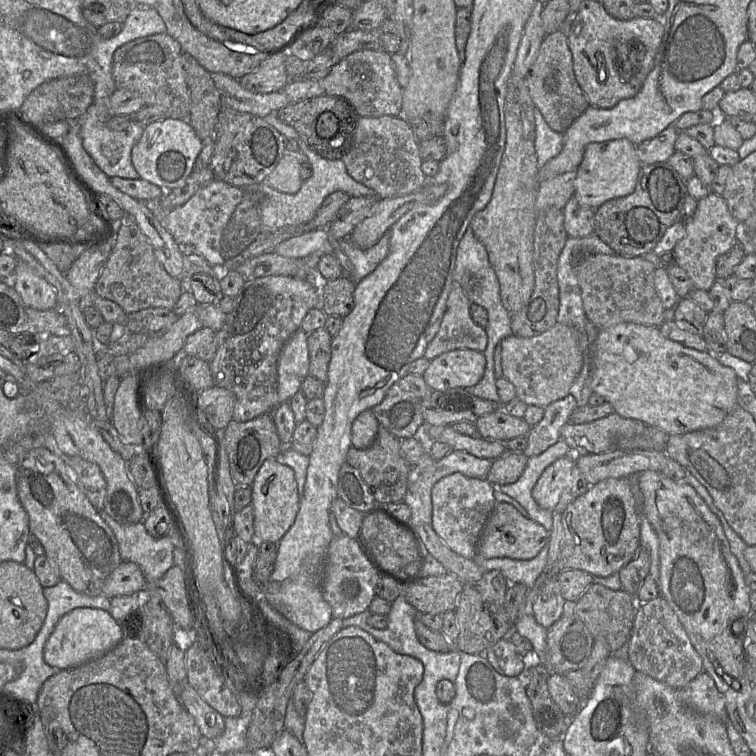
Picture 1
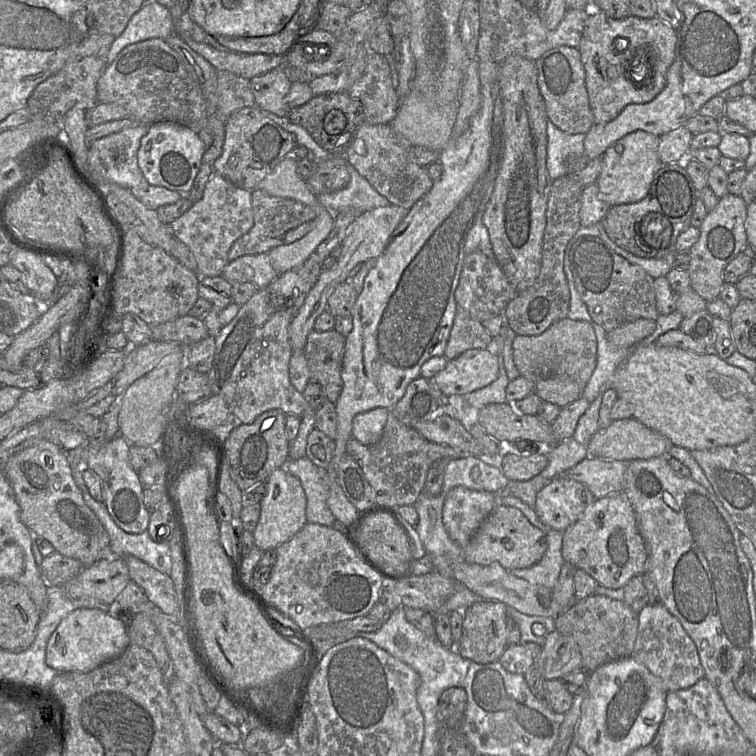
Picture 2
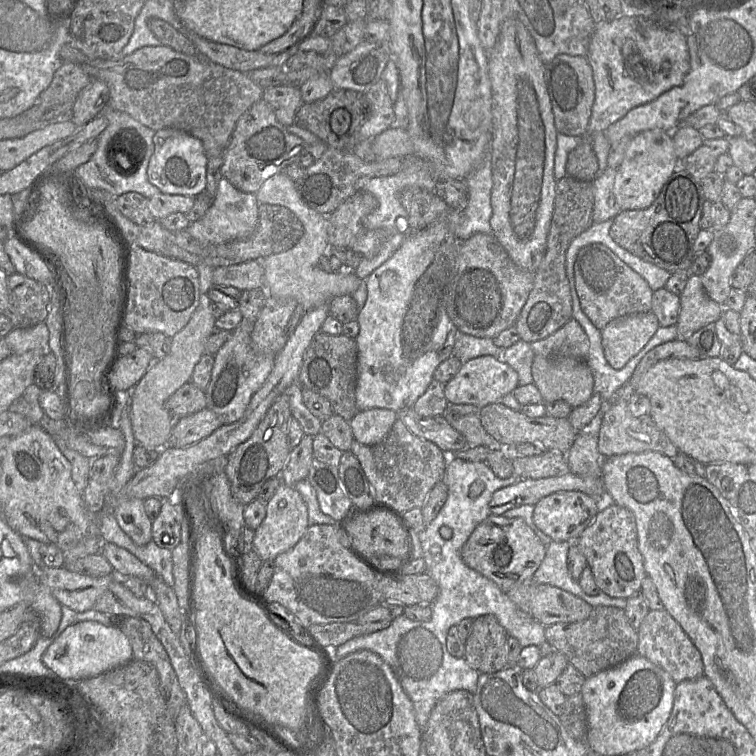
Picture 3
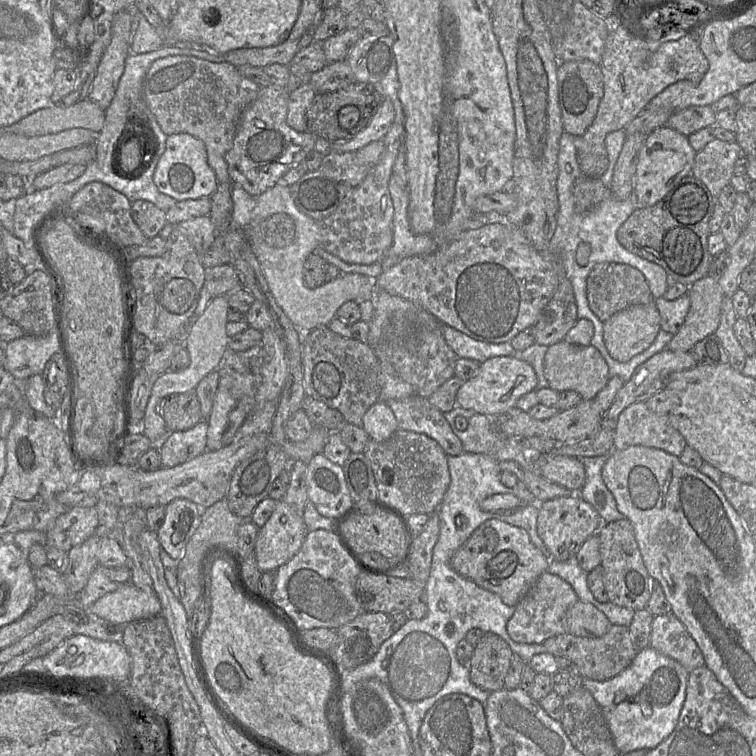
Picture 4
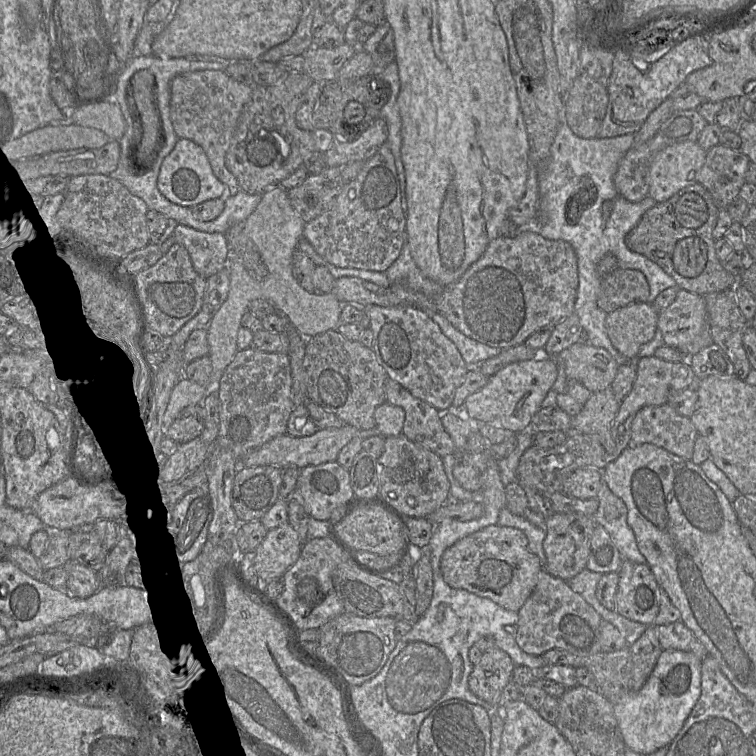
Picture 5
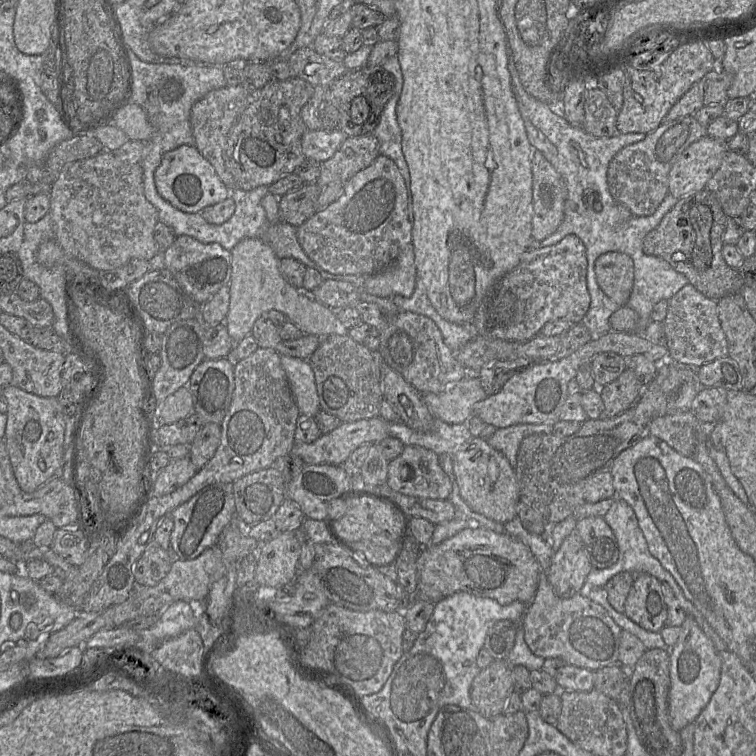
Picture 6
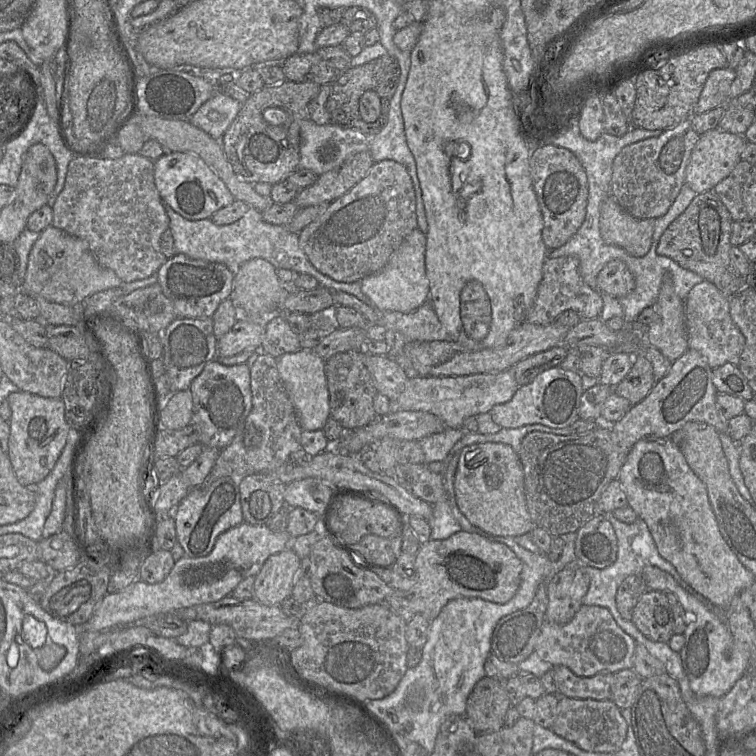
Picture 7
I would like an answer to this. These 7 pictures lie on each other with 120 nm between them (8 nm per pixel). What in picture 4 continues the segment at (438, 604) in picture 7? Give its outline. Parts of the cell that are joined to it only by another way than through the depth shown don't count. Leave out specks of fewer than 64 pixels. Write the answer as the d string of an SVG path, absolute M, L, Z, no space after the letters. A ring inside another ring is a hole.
M496 518L484 521L452 554L449 564L460 576L479 587L497 594L502 602L516 607L545 572L550 557L546 557L520 527Z

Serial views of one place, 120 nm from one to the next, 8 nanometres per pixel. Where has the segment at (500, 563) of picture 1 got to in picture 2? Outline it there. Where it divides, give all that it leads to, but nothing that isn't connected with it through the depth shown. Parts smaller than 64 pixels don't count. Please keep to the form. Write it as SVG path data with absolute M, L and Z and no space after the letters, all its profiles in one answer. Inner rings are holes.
M548 530L547 549L540 561L530 567L512 569L510 572L532 584L553 589L565 562L562 557L562 538L562 531Z

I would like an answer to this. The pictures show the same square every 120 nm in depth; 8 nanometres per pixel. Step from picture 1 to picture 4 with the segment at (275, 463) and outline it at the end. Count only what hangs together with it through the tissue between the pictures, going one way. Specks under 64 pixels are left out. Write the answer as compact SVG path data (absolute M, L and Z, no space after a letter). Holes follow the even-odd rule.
M284 500L277 501L270 518L259 529L255 544L254 554L260 571L277 571L280 566L287 563L300 549L307 532L303 513L298 513Z

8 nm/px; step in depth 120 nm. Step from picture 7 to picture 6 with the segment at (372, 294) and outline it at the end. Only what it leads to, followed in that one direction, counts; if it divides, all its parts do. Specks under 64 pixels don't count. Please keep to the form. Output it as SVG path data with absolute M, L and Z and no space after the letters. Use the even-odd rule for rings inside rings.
M408 244L385 269L366 277L365 291L379 297L410 297L416 285L417 269L412 244Z

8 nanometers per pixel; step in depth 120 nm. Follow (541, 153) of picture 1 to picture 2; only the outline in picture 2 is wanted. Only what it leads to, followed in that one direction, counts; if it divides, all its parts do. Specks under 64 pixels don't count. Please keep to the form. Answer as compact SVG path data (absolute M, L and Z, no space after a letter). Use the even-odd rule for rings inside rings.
M547 120L547 157L546 169L552 181L567 175L566 159L574 156L585 166L588 157L584 152L585 134L568 134Z

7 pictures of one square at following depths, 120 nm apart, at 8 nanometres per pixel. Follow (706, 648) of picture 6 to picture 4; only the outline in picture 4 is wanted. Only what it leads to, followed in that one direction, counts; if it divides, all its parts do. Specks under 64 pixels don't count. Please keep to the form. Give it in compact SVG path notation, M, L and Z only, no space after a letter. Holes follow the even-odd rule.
M652 647L644 648L622 672L603 681L583 678L582 686L594 697L608 724L617 750L627 753L639 749L652 749L666 739L674 730L685 700L689 673L677 661Z

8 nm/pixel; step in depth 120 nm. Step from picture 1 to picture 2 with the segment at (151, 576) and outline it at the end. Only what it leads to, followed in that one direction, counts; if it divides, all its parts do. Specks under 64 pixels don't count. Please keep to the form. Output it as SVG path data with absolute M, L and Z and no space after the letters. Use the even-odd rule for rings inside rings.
M66 455L66 457L70 464L74 481L78 488L81 490L86 505L95 513L108 533L109 555L118 558L134 556L147 563L154 569L158 570L159 572L170 576L172 571L172 558L169 543L157 543L153 541L148 533L148 530L140 534L130 534L118 527L110 517L105 504L103 502L97 502L96 500L94 500L85 485L85 482L83 480L83 471L88 469L86 462L82 458L75 458L75 456Z

